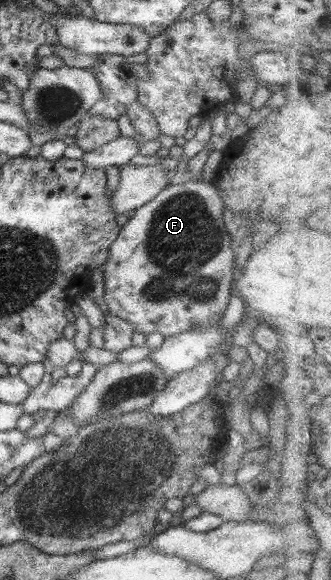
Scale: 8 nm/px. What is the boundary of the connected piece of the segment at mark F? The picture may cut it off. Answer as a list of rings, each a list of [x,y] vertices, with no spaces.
[[[185,178],[183,183],[177,185],[167,183],[153,199],[134,210],[133,216],[120,228],[118,236],[111,242],[104,264],[101,265],[103,267],[103,280],[105,281],[103,300],[107,304],[108,313],[127,322],[131,326],[133,333],[145,335],[158,333],[163,337],[191,331],[203,332],[209,326],[219,325],[219,321],[223,318],[223,311],[225,311],[229,301],[230,283],[232,283],[233,276],[235,276],[235,270],[233,269],[235,245],[225,229],[223,211],[224,204],[213,182],[195,181],[189,178]]]

